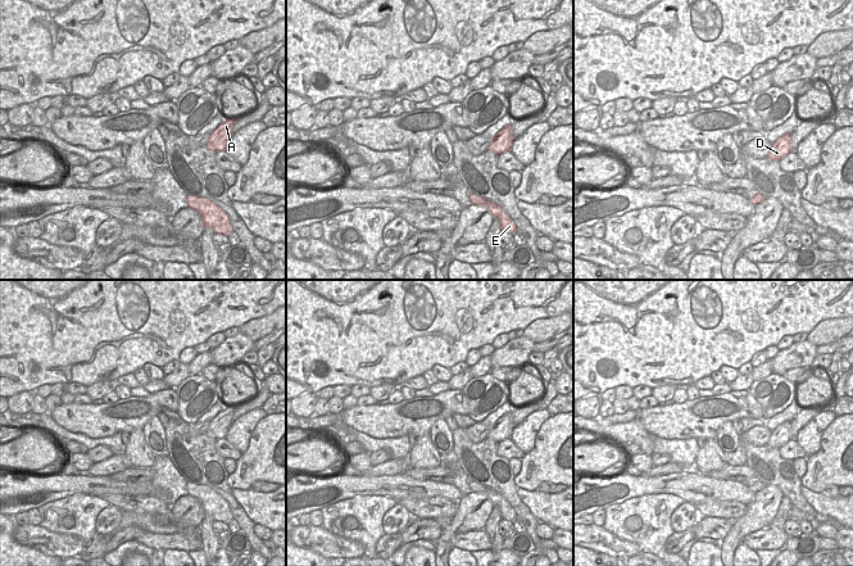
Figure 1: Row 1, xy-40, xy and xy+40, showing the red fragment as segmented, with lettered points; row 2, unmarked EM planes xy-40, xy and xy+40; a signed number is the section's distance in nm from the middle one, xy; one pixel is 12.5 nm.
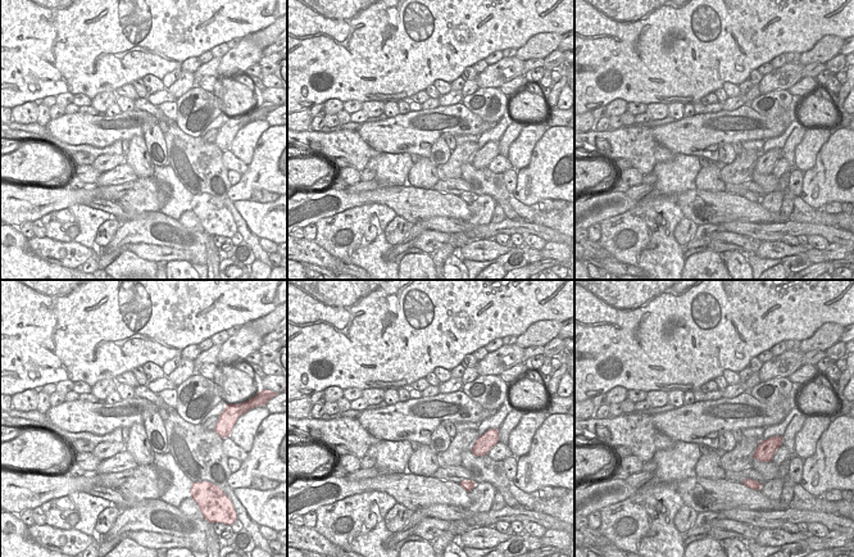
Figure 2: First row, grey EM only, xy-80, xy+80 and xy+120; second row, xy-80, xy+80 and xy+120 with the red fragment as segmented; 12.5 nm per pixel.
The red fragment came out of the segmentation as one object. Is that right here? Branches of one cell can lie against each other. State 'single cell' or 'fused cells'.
single cell

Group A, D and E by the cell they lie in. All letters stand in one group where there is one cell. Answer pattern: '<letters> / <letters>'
A D E

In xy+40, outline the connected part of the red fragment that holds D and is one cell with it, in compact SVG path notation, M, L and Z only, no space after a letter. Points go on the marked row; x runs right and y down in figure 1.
M785 133L784 136L777 139L771 145L770 151L766 155L766 159L768 159L768 160L780 160L785 155L788 155L790 151L793 151L791 137L790 137L790 133Z

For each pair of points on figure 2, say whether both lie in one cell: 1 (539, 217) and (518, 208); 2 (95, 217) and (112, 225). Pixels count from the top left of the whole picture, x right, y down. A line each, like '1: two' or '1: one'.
1: one
2: two

